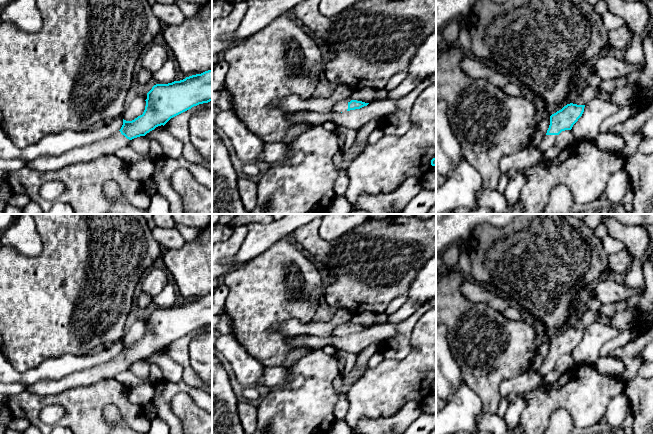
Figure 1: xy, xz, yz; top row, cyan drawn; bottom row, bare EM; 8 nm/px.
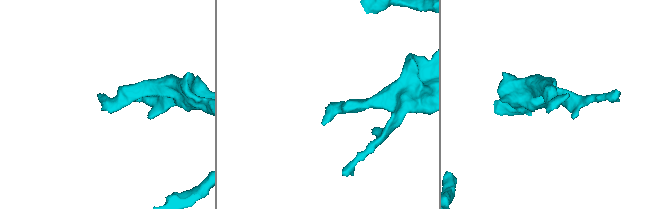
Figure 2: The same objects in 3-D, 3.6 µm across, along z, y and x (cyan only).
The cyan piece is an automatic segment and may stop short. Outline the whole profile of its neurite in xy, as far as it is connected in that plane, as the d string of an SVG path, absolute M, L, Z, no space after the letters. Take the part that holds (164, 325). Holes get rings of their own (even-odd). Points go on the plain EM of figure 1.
M212 294L186 301L168 308L156 308L147 317L145 334L142 339L132 345L123 343L121 353L112 360L73 372L60 379L42 379L27 385L26 390L38 396L56 395L75 387L86 387L104 379L114 378L117 374L129 369L134 362L145 360L156 351L165 349L171 342L199 328L212 325Z

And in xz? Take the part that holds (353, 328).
M348 322L346 324L342 324L337 326L333 330L333 336L335 337L341 337L346 336L350 334L360 333L364 330L367 330L369 327L365 327L362 325L352 324L351 322Z

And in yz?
M567 328L561 334L550 340L550 349L546 359L537 371L542 378L550 371L555 370L557 360L565 354L571 354L584 336L585 329Z

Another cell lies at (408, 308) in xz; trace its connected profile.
M404 299L402 306L393 314L388 315L389 323L399 323L413 315L422 304L416 304L410 299Z

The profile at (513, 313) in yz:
M509 306L507 309L501 311L503 316L514 321L523 321L523 313L521 309L515 306Z

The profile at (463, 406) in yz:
M436 325L436 394L445 401L443 409L436 413L436 434L473 434L478 430L476 420L483 414L483 404L462 377L460 367L449 347L447 327L444 325Z

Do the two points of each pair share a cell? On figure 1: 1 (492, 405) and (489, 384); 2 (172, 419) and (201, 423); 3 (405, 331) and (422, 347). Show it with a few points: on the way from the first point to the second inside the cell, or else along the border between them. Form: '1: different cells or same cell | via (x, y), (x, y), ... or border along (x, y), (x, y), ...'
1: same cell | via (491, 400), (489, 389)
2: different cells | border along (174, 397), (171, 403), (171, 410), (182, 423)
3: different cells | border along (421, 316), (411, 335), (411, 350), (402, 358)

